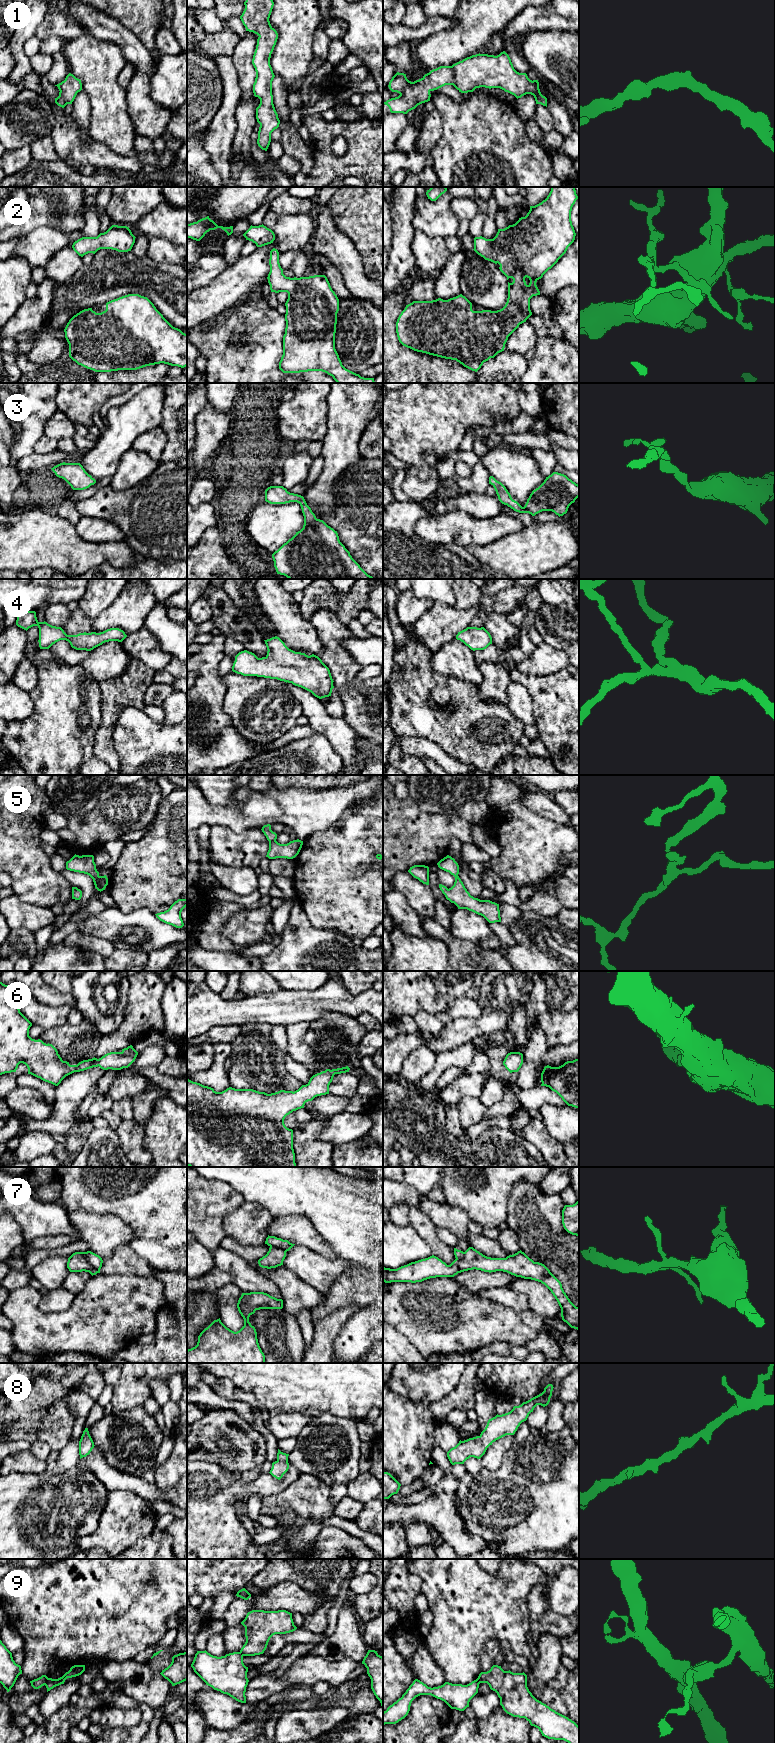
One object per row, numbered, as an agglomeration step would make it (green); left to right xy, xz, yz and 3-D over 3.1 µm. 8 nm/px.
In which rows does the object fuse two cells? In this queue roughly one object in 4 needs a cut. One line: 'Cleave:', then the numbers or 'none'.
Cleave: 7, 9

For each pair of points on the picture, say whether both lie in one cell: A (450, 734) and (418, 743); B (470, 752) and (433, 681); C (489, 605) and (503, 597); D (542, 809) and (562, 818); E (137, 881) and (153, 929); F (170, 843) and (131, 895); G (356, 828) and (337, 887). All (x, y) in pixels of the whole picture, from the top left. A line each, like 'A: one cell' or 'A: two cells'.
A: two cells
B: one cell
C: one cell
D: one cell
E: two cells
F: one cell
G: one cell

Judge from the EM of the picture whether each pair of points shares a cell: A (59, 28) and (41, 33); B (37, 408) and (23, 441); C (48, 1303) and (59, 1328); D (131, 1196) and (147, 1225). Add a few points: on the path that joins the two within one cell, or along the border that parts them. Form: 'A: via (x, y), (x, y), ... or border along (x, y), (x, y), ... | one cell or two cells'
A: via (55, 28), (45, 30) | one cell
B: via (36, 416), (30, 433) | one cell
C: border along (72, 1300), (61, 1311), (42, 1312), (37, 1307) | two cells
D: via (138, 1203), (147, 1212), (147, 1218) | one cell

